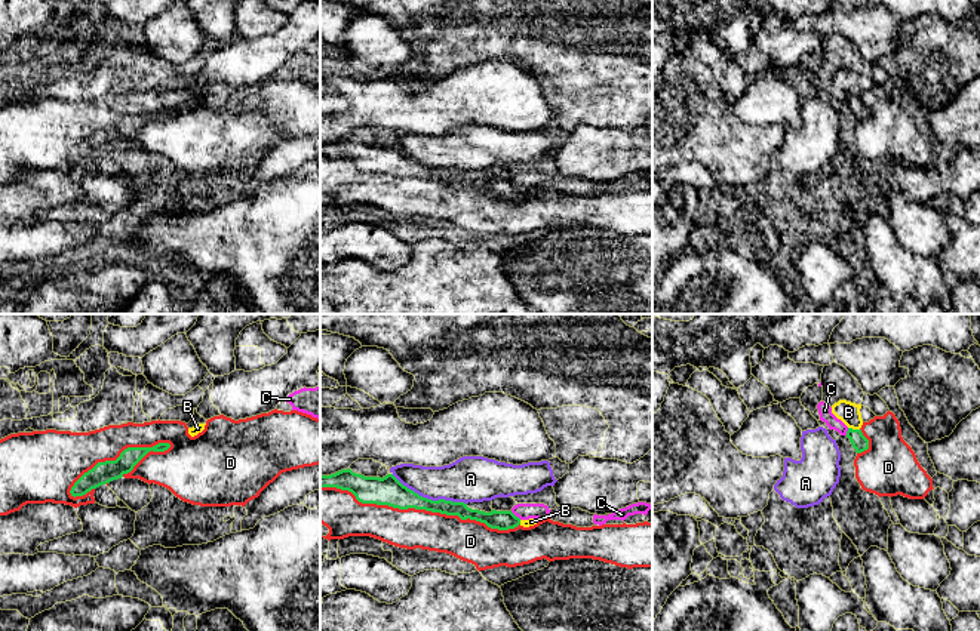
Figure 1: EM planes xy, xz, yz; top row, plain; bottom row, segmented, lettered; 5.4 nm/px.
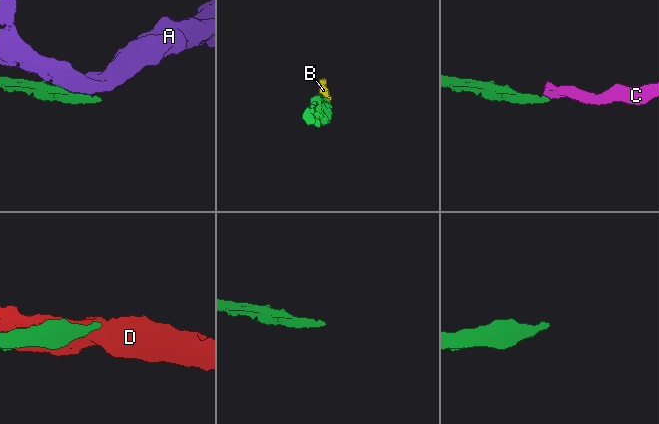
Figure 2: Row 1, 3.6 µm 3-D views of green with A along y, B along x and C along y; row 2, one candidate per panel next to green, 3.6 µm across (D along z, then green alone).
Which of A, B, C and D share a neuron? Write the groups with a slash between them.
A / B / C / D

